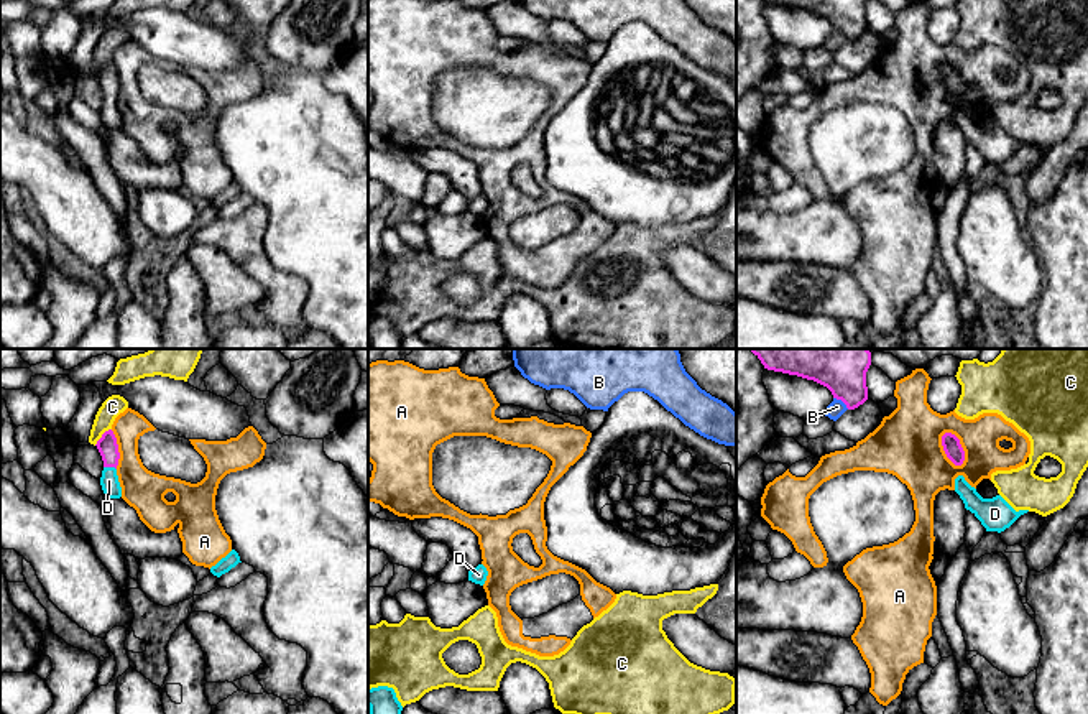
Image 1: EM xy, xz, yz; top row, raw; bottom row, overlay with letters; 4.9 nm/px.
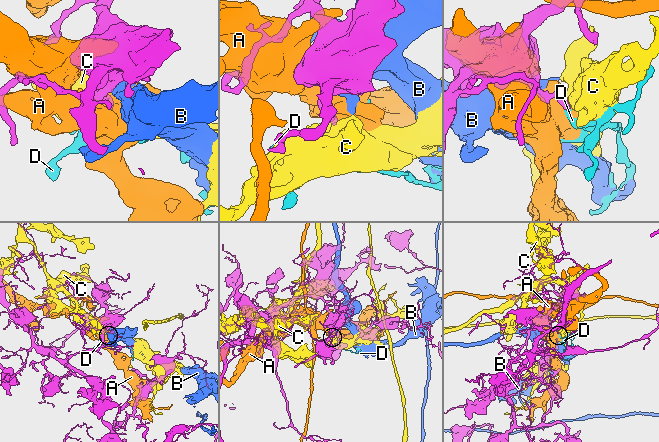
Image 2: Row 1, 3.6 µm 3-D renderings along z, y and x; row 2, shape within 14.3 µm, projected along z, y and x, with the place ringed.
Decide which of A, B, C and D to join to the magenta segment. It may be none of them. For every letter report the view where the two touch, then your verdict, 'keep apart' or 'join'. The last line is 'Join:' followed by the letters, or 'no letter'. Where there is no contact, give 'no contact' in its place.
A: yz | keep apart
B: yz | keep apart
C: xy | keep apart
D: xy | join
Join: D

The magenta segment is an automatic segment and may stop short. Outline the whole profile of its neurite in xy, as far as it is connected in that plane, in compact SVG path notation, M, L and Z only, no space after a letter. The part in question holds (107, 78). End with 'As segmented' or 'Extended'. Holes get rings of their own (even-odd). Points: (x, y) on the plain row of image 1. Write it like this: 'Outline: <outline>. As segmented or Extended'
Outline: M112 61L105 63L95 77L104 92L104 102L100 109L102 122L110 130L120 130L122 118L117 107L120 84L118 84L118 76L113 63Z. Extended

